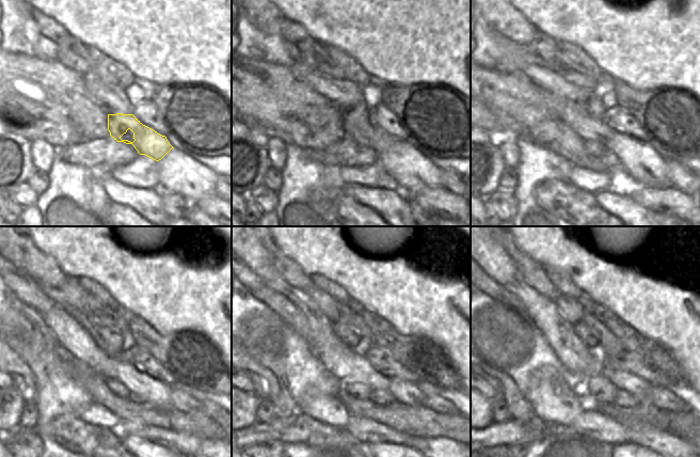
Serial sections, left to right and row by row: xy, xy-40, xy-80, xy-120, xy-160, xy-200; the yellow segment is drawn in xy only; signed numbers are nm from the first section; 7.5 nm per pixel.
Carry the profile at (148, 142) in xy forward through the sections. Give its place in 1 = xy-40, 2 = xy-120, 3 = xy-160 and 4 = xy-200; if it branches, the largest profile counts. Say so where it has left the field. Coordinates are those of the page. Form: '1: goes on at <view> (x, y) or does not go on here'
1: goes on at xy-40 (359, 126)
2: goes on at xy-120 (70, 335)
3: goes on at xy-160 (291, 315)
4: goes on at xy-200 (492, 288)

